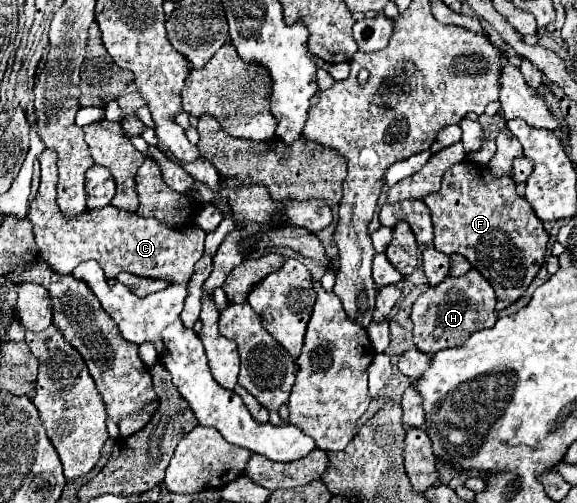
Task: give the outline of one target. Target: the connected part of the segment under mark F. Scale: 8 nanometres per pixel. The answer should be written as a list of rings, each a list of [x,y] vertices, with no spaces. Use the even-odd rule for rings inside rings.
[[[457,163],[443,175],[441,189],[425,199],[435,227],[435,249],[453,255],[459,253],[493,285],[497,293],[497,311],[515,303],[537,275],[549,233],[535,215],[525,197],[517,191],[513,179],[495,179],[491,171],[477,163]]]

